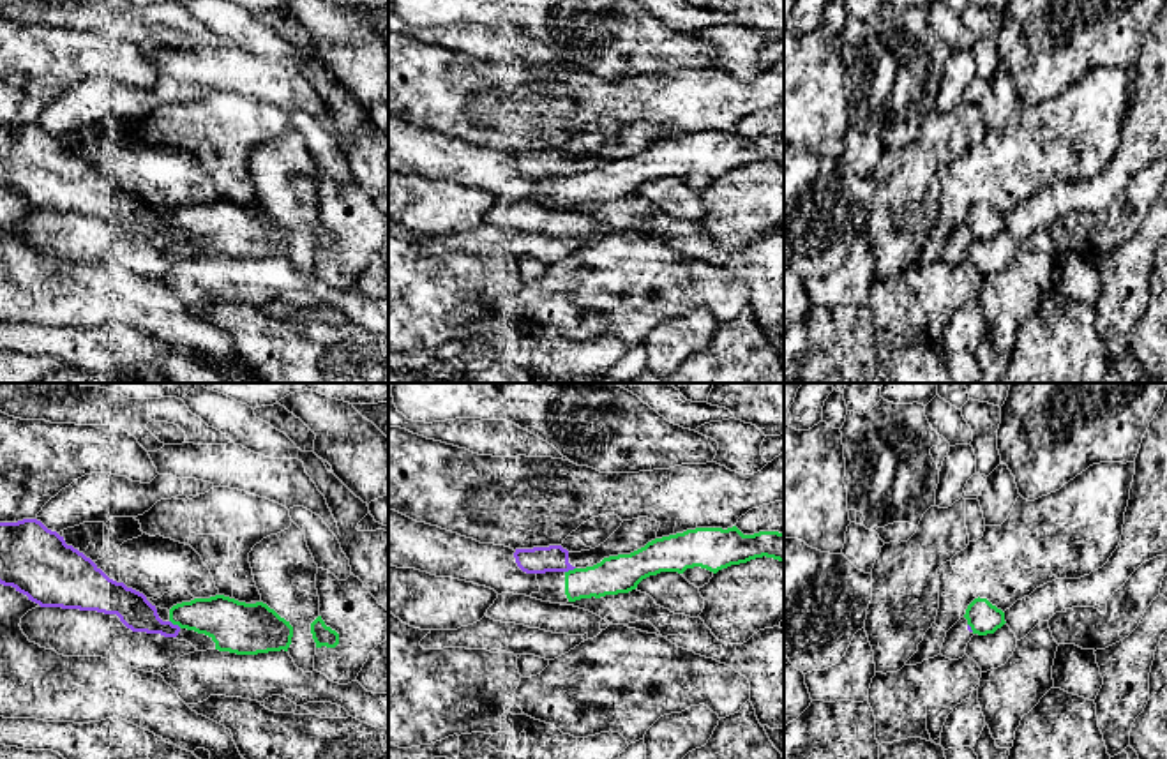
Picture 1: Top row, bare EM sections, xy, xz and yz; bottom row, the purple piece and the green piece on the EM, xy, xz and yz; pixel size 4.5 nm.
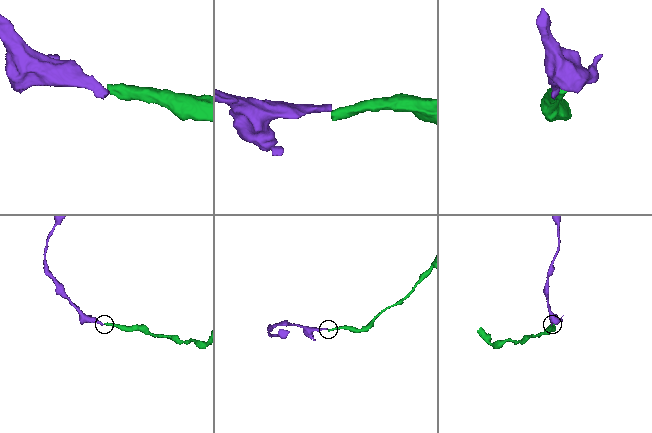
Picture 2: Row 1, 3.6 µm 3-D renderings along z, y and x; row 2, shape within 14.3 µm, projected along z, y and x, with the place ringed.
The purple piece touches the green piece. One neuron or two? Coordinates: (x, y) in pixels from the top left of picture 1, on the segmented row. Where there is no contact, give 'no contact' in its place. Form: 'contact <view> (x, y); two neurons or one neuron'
contact xy (175, 625); two neurons

